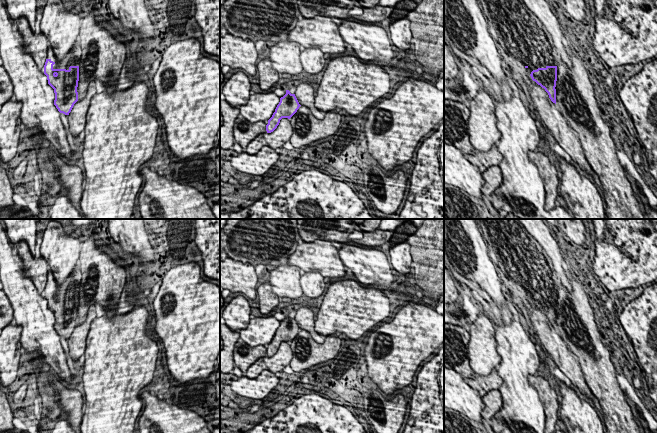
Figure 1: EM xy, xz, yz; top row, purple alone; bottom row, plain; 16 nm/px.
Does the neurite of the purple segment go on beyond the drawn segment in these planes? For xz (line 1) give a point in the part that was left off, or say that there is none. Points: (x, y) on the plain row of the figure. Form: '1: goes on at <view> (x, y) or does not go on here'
1: does not go on here

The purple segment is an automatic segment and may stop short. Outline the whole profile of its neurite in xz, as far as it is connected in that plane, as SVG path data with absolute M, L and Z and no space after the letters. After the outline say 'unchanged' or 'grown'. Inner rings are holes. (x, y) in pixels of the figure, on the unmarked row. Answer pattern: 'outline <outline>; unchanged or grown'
outline M286 314L286 318L280 322L280 326L277 329L272 341L268 344L266 349L267 357L273 356L280 347L282 342L290 343L299 333L299 328L295 318L291 318L289 314Z; unchanged

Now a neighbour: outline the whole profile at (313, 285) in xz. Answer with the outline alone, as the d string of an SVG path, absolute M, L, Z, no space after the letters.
M306 272L300 278L300 285L305 296L309 298L320 297L325 288L324 277L320 273Z

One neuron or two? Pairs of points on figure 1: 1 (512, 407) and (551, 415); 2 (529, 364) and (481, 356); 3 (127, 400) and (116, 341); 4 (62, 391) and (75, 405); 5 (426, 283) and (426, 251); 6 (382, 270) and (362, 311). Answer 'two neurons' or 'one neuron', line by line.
1: two neurons
2: two neurons
3: one neuron
4: one neuron
5: one neuron
6: two neurons

